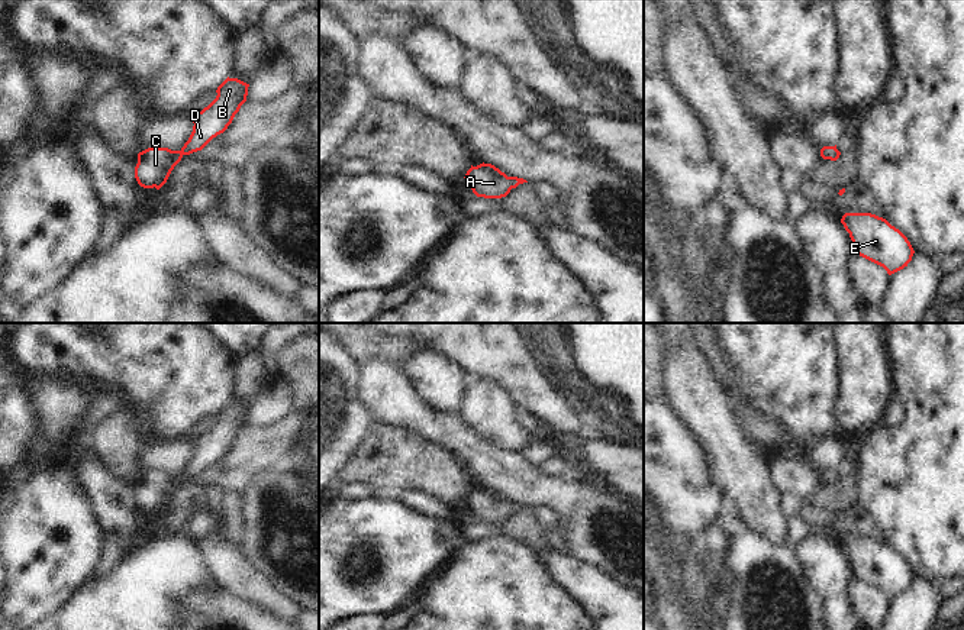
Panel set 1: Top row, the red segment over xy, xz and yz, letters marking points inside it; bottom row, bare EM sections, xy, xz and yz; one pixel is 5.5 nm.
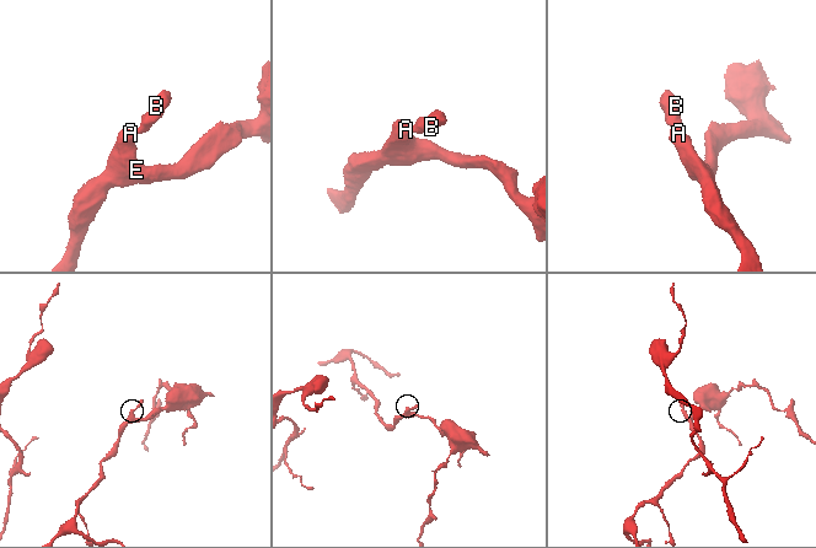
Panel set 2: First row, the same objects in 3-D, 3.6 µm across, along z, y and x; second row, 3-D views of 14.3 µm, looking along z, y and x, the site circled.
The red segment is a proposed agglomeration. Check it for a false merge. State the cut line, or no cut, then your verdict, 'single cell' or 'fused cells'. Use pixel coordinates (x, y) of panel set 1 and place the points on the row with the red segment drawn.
no cut | single cell

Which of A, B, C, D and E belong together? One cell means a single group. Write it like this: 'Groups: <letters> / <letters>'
Groups: A B C D E

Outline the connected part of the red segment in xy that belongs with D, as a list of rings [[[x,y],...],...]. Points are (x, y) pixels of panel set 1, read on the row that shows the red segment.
[[[226,78],[216,90],[216,98],[201,112],[194,112],[193,132],[180,151],[148,148],[138,154],[135,178],[144,188],[159,190],[184,155],[201,151],[213,138],[223,133],[241,106],[246,101],[249,84]]]

